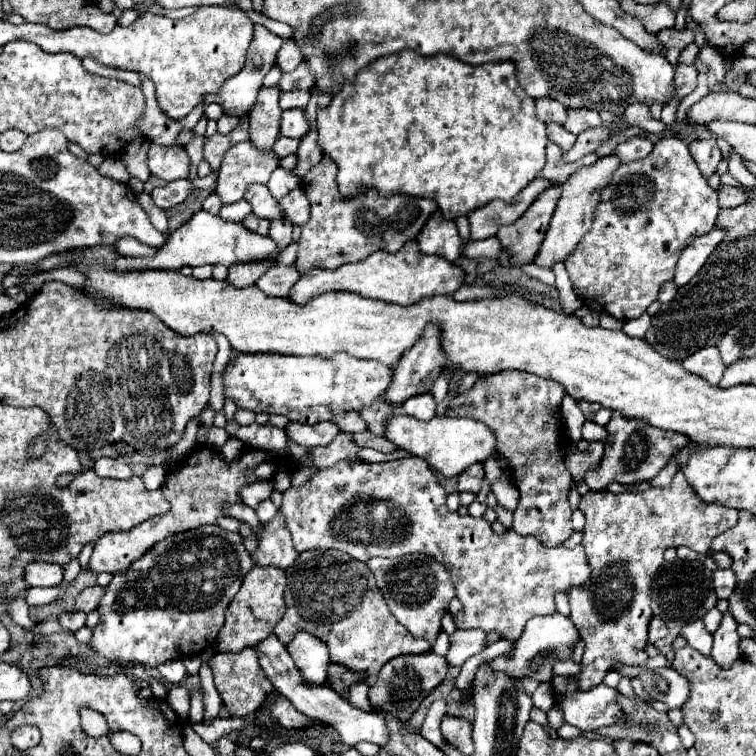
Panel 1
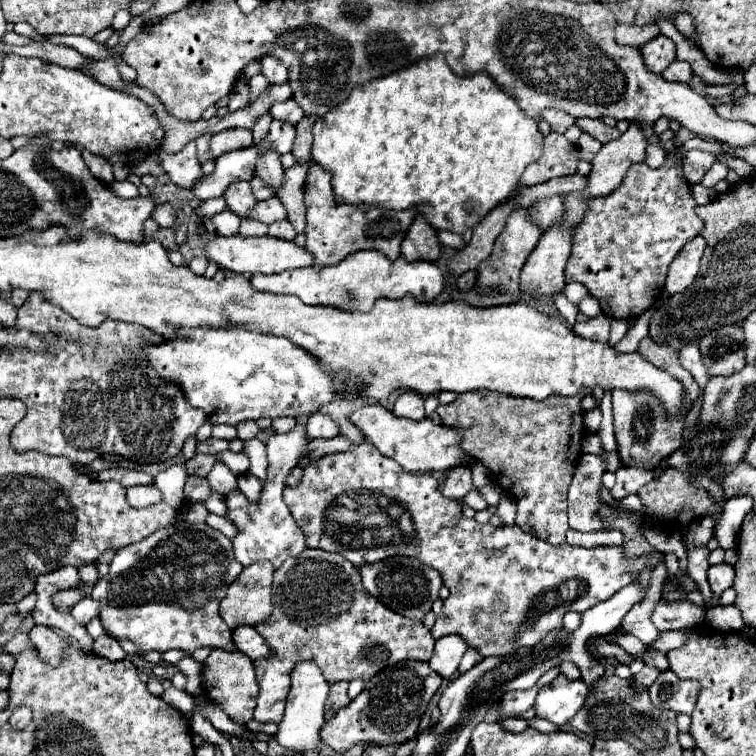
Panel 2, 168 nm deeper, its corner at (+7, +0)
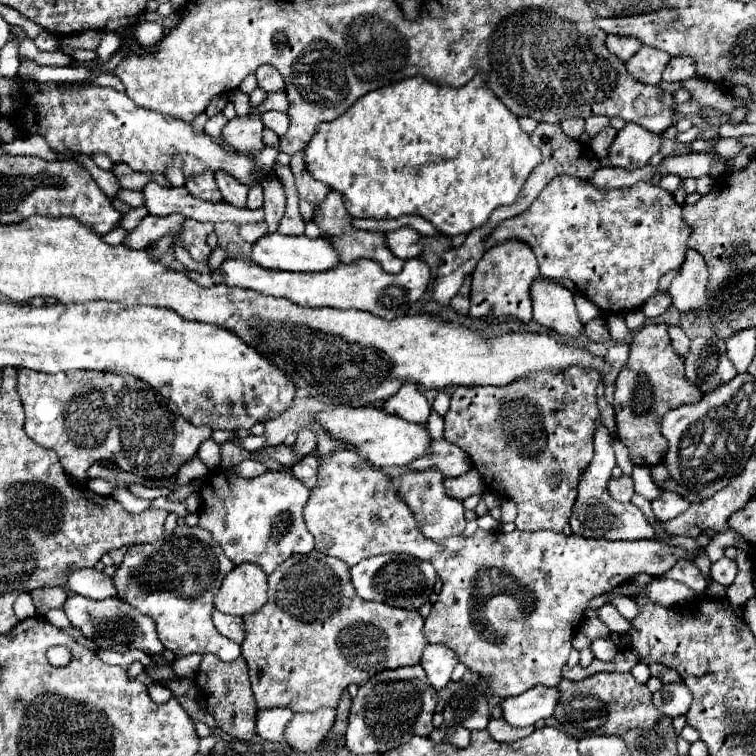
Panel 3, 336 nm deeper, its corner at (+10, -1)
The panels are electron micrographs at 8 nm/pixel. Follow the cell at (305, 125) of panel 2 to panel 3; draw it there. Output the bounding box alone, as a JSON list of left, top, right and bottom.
[290,150,330,220]

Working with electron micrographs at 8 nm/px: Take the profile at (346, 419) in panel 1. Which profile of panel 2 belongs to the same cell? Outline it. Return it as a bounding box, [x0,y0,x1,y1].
[307,413,339,439]

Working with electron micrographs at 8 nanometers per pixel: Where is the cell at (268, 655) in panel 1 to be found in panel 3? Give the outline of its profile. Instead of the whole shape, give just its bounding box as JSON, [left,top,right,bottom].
[212,610,244,644]

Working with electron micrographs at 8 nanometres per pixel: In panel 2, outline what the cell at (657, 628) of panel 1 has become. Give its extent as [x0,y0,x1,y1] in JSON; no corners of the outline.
[651,601,705,631]

